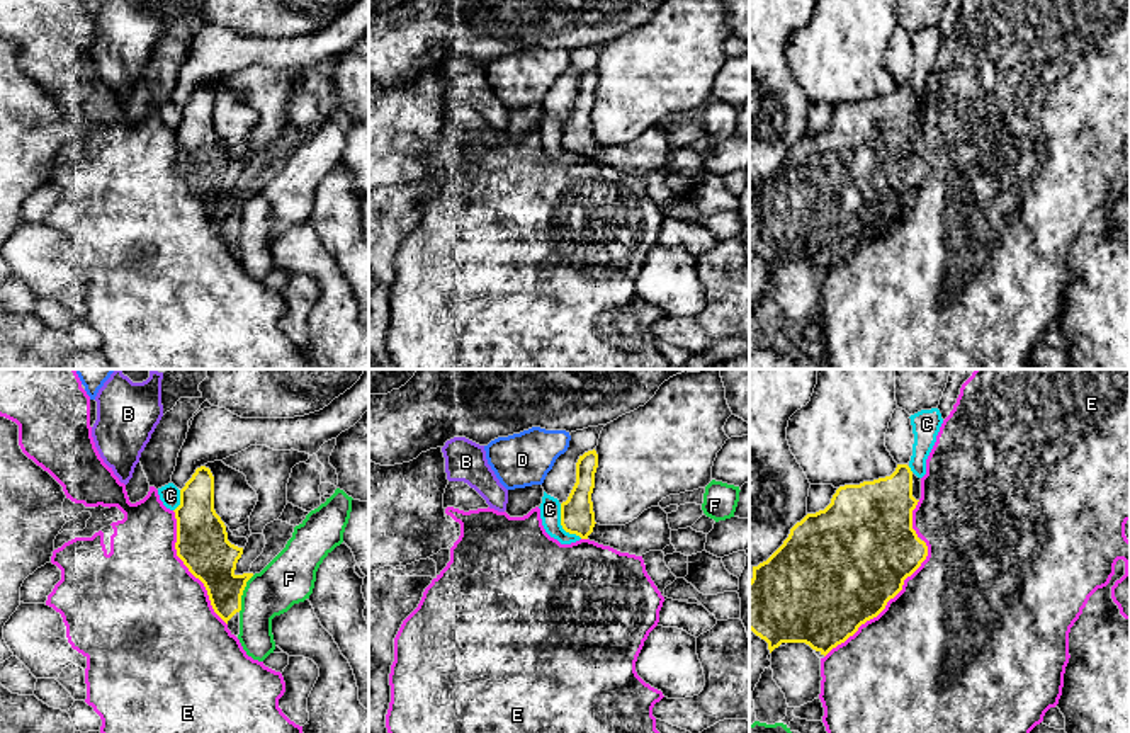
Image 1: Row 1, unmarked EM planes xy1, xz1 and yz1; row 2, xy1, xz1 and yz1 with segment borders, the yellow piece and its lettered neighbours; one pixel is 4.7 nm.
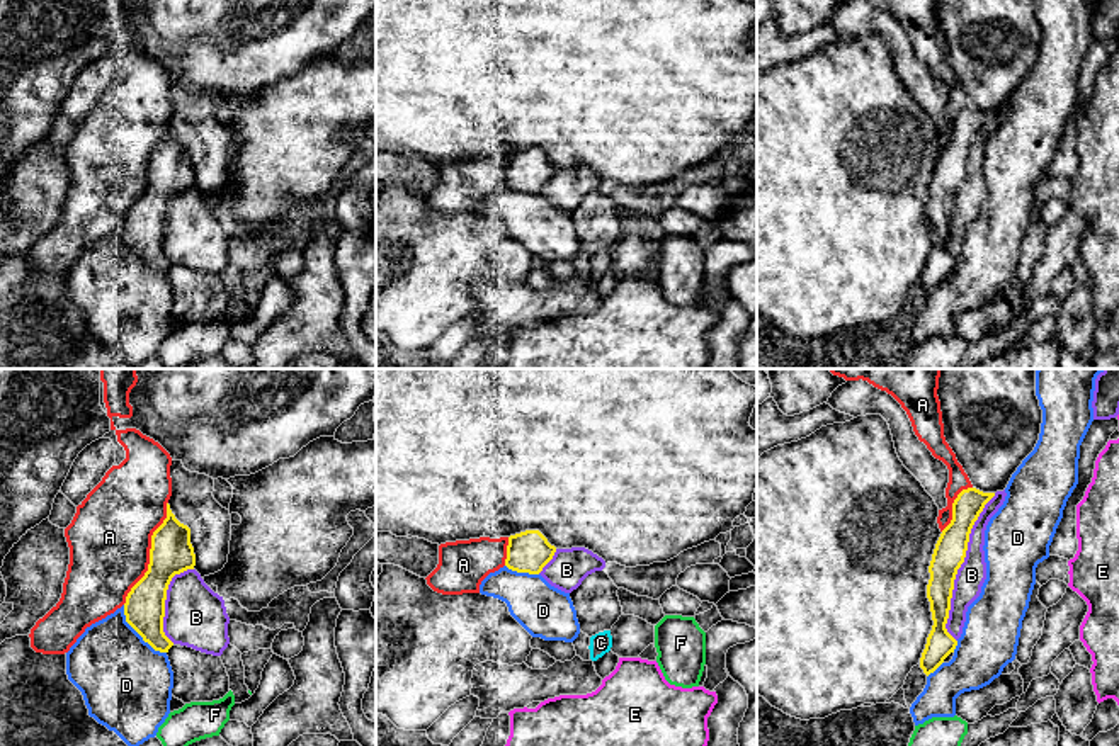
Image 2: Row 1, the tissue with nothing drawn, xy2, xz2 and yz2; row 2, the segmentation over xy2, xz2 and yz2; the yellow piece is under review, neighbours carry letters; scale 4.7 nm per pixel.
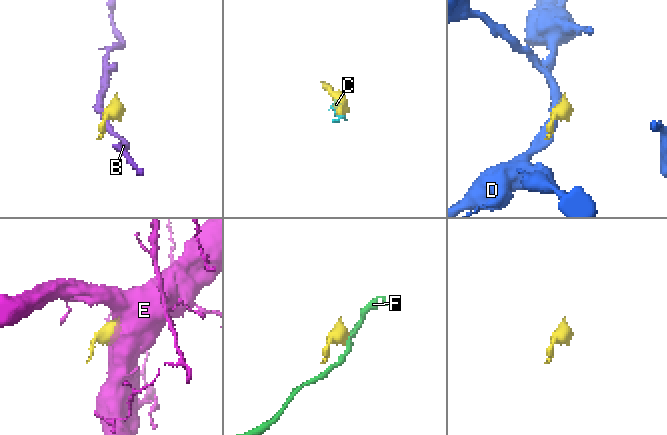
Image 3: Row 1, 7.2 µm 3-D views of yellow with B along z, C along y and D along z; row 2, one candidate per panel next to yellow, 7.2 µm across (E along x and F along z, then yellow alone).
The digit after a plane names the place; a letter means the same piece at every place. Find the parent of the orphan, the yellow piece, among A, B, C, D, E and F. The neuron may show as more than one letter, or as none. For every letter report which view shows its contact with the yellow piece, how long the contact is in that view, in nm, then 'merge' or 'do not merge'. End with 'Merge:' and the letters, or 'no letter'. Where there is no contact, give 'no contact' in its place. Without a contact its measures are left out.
A: contact in xy2; length 550 nm; do not merge
B: contact in yz2; length 750 nm; do not merge
C: contact in xz1; length 200 nm; do not merge
D: contact in xy2; length 300 nm; do not merge
E: contact in yz1; length 750 nm; do not merge
F: contact in xy1; length 190 nm; do not merge
Merge: no letter

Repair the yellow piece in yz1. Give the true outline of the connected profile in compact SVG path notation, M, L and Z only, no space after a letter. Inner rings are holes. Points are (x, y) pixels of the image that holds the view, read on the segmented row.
M897 464L885 478L839 486L824 510L807 514L766 561L753 566L749 629L768 643L770 653L782 643L805 643L826 656L885 609L928 556L926 543L912 529L912 510L919 498L921 478L909 464Z

